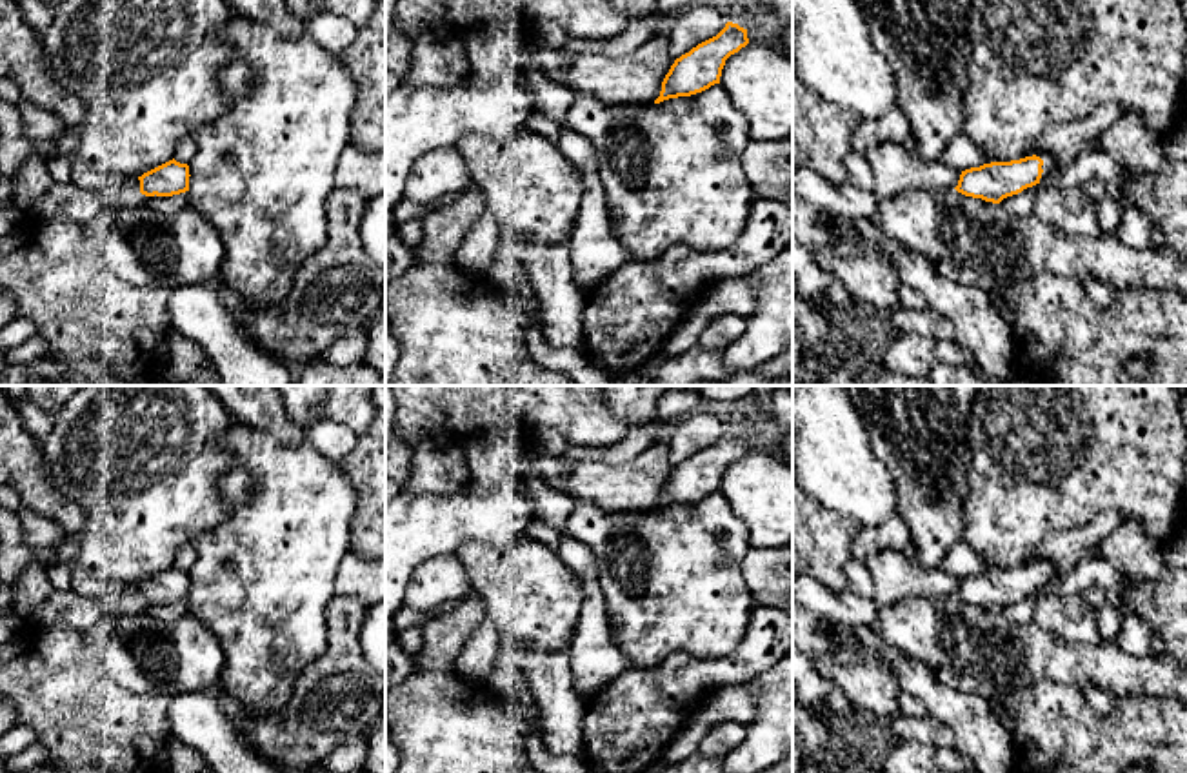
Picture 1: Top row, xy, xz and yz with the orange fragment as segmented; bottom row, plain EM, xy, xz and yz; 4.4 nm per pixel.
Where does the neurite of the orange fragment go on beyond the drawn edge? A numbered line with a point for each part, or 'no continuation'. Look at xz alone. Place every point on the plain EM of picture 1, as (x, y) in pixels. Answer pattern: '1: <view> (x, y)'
no continuation

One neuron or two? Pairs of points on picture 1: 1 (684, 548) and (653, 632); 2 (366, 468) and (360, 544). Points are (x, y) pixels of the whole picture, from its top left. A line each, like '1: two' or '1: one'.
1: one
2: one

